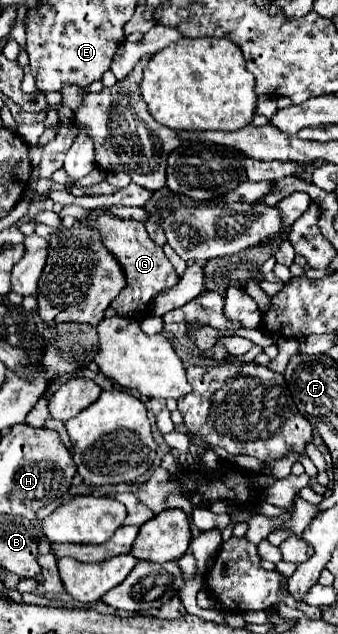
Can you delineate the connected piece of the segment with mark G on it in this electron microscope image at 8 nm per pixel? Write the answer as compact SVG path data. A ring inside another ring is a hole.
M64 206L62 208L62 216L72 216L72 218L76 218L76 224L82 224L82 226L86 226L90 230L96 230L100 234L100 240L102 240L104 248L118 260L118 264L124 270L126 286L112 300L110 306L122 318L142 318L142 316L150 314L150 302L162 290L168 290L178 282L178 274L176 274L174 266L170 264L170 260L166 258L162 248L148 238L146 228L144 228L142 222L138 222L138 220L122 220L122 218L118 218L114 214L108 214L108 212L102 212L94 220L90 220L90 212L92 210L86 210L82 206Z

